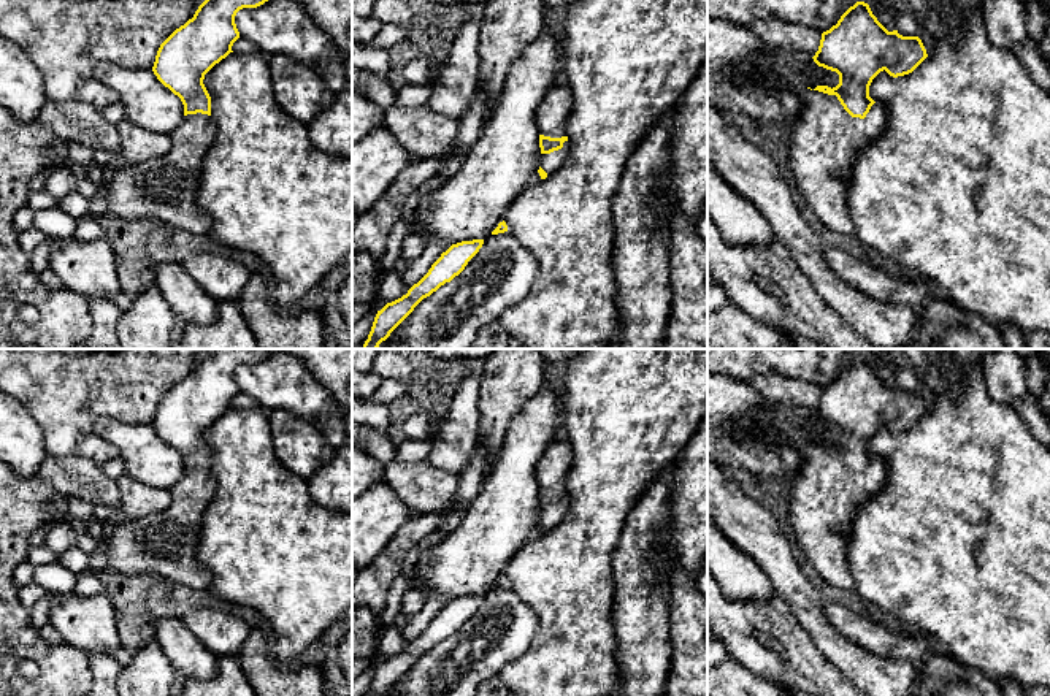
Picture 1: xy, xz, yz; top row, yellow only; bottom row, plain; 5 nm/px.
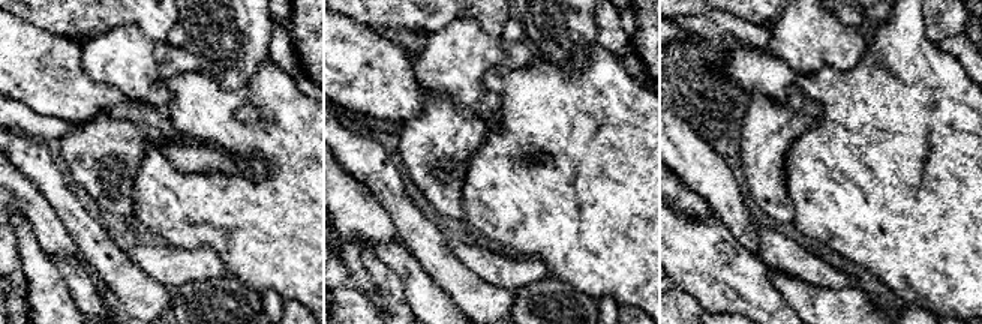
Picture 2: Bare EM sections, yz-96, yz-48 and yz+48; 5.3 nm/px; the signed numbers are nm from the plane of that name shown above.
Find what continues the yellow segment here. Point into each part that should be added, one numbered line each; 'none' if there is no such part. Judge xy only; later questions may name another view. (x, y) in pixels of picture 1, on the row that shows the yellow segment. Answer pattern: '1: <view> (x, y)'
1: xy (167, 187)

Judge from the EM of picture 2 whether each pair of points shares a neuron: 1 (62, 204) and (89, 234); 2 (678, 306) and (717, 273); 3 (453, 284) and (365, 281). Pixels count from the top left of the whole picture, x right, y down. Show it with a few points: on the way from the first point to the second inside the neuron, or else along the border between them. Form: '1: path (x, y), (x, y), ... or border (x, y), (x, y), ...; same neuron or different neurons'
1: path (69, 212), (81, 227); same neuron
2: border (675, 285), (687, 291), (705, 308); different neurons
3: border (413, 257), (459, 308); different neurons

